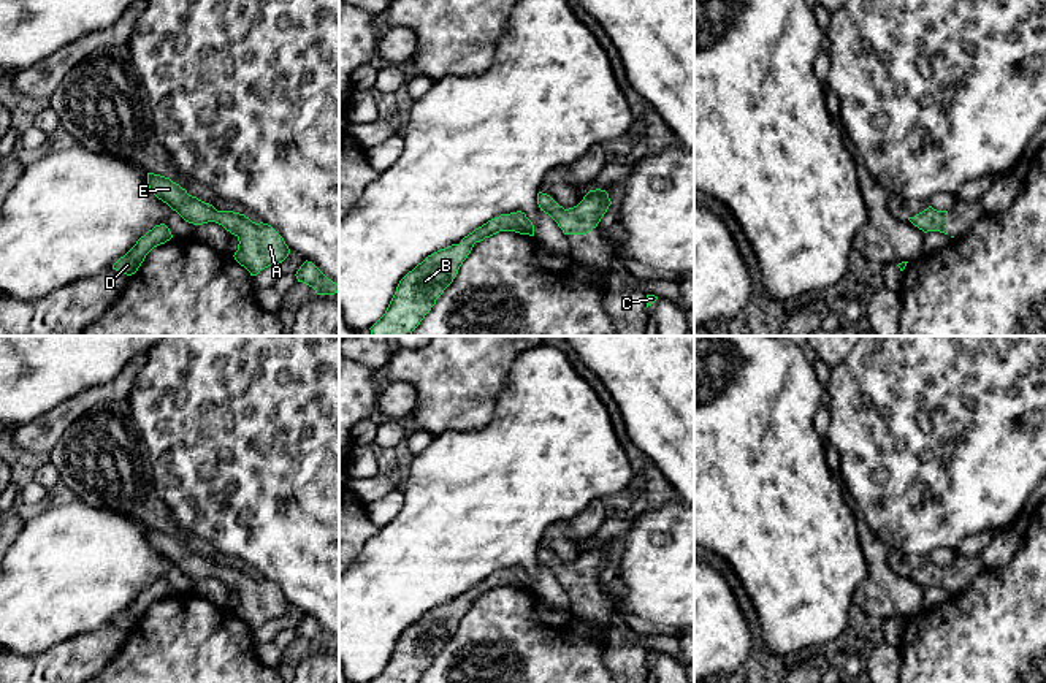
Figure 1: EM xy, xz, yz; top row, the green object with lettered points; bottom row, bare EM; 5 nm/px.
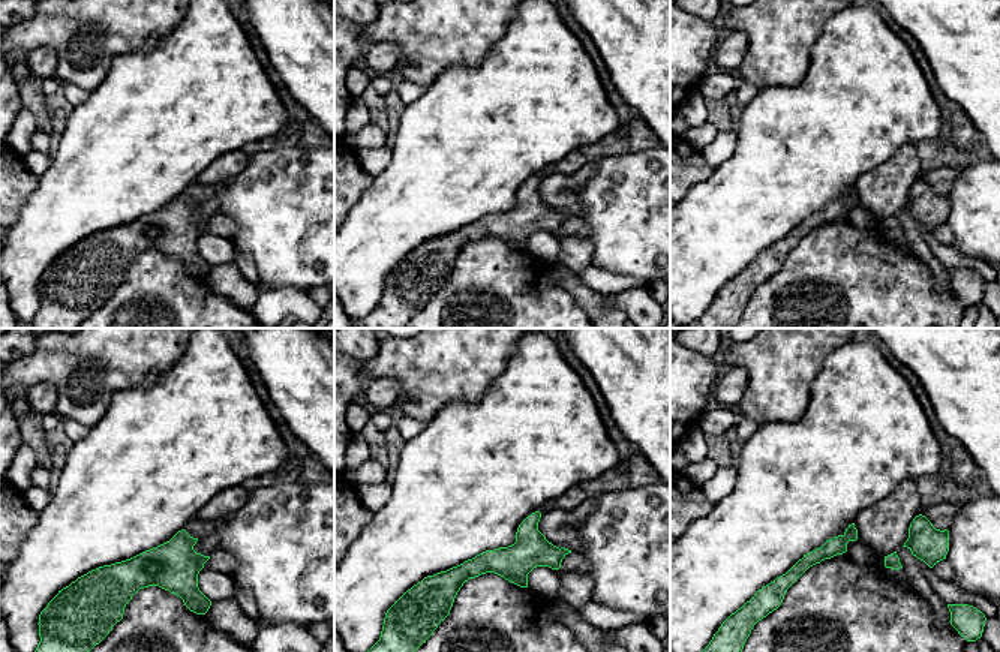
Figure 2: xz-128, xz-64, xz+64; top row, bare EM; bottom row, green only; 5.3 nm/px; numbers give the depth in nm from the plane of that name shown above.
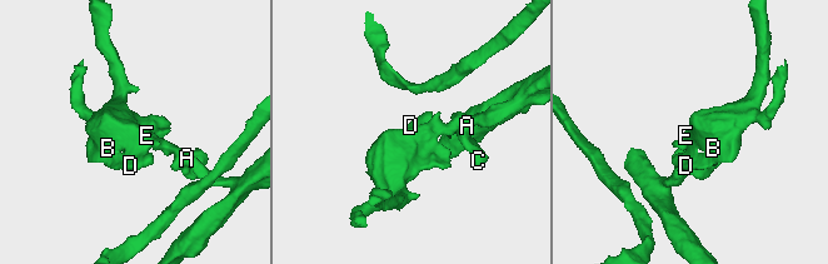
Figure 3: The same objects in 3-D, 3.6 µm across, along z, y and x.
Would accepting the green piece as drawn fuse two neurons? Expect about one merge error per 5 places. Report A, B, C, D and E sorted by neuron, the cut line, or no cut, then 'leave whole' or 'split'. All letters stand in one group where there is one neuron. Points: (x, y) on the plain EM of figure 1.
A B C D E | no cut | leave whole

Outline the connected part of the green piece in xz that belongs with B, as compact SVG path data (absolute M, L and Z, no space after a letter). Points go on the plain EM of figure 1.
M521 566L501 569L464 591L460 599L428 610L399 635L385 669L371 683L417 683L453 637L474 599L499 586L534 591L534 580Z

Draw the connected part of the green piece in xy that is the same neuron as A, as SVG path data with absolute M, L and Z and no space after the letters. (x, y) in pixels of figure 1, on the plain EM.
M147 528L147 540L185 577L193 580L216 577L235 590L239 599L233 612L250 631L282 618L290 609L284 593L268 578L255 578L239 567L217 566L212 559L189 550L179 539L160 529Z

